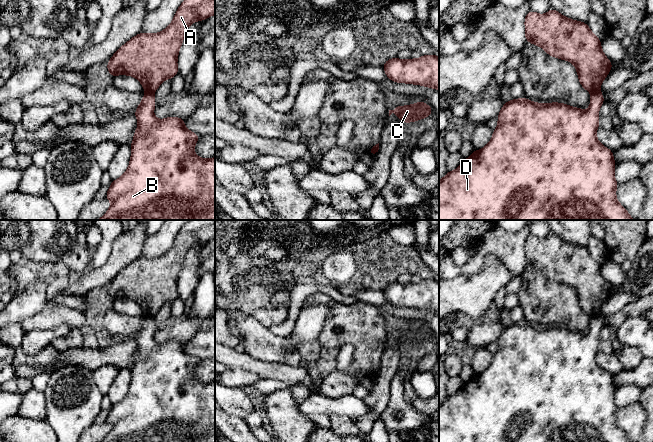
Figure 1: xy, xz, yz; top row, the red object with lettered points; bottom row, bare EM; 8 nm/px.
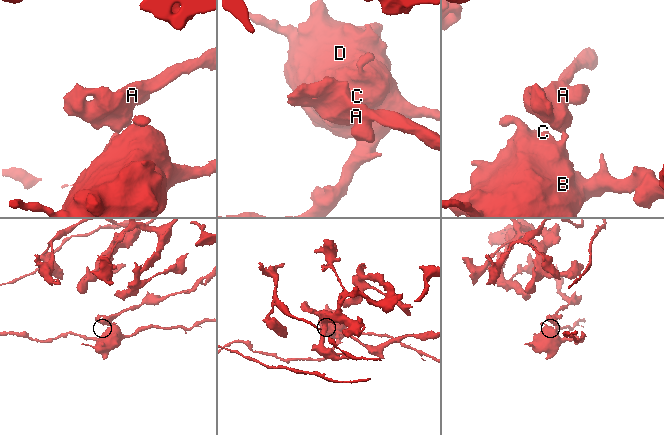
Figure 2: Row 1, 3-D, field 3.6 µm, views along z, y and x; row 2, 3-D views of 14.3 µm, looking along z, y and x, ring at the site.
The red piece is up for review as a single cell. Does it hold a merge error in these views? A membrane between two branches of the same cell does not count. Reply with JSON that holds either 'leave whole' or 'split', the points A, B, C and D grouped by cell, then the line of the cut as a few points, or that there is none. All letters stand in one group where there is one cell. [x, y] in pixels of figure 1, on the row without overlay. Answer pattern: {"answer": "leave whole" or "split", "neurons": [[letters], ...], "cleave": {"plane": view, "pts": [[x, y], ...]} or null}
{"answer": "split", "neurons": [["A"], ["B", "C", "D"]], "cleave": {"plane": "yz", "pts": [[598, 314], [591, 317]]}}

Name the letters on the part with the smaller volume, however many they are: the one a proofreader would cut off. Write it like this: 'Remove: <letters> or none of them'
Remove: B, C, D

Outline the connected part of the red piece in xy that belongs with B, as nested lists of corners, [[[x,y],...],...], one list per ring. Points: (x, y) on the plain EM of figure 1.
[[[146,316],[138,332],[134,336],[138,351],[134,357],[131,371],[131,383],[127,395],[118,403],[113,404],[106,418],[106,423],[111,425],[111,430],[101,442],[215,442],[215,381],[202,383],[194,377],[194,370],[199,359],[188,354],[184,349],[184,343],[178,341],[167,341],[159,344],[154,340],[153,334],[156,330],[153,316]]]

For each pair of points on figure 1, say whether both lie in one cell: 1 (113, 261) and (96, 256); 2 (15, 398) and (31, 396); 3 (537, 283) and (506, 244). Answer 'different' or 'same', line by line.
1: different
2: different
3: different

